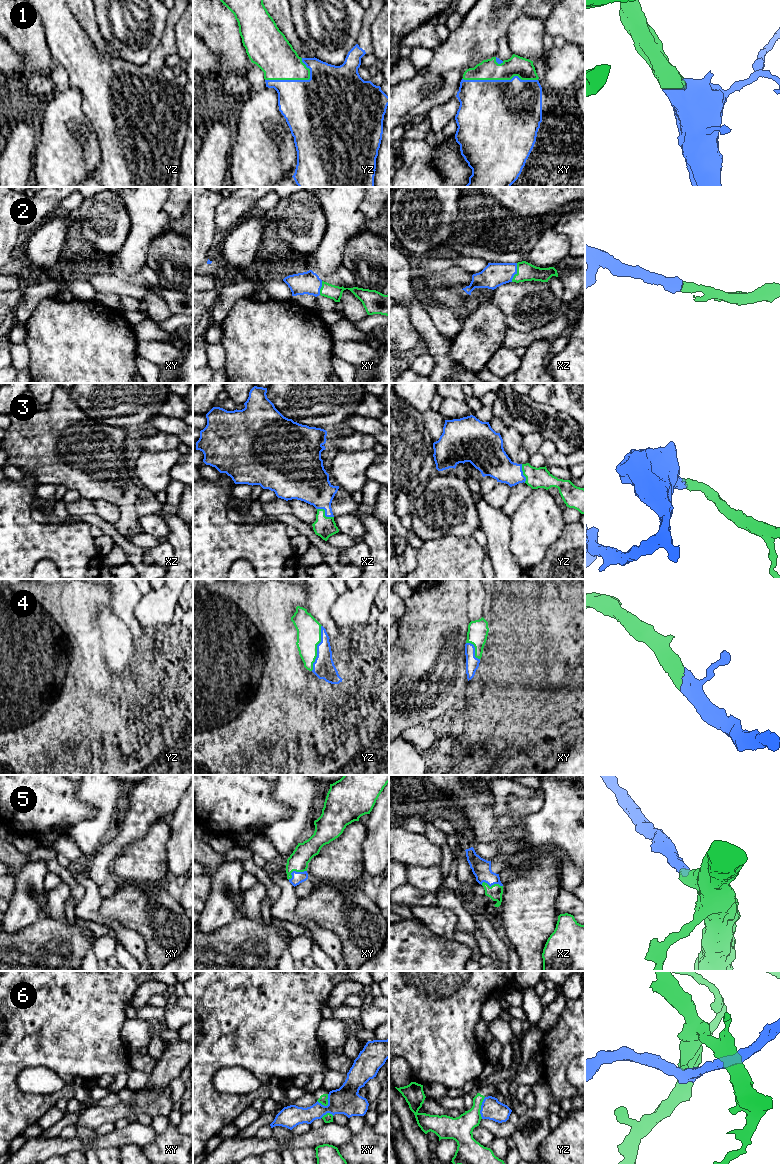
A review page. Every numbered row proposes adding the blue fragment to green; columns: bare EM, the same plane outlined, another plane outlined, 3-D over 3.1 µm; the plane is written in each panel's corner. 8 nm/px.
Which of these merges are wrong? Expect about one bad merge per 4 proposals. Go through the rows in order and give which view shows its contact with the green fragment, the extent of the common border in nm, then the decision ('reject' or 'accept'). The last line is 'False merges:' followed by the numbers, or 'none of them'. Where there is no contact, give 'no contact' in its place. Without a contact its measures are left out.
1: meets green in xy; contact 600 nm long; accept
2: meets green in xz; contact 160 nm long; accept
3: meets green in xz; contact 150 nm long; accept
4: meets green in yz; contact 380 nm long; accept
5: meets green in xy; contact 170 nm long; accept
6: meets green in yz; contact 180 nm long; reject
False merges: 6

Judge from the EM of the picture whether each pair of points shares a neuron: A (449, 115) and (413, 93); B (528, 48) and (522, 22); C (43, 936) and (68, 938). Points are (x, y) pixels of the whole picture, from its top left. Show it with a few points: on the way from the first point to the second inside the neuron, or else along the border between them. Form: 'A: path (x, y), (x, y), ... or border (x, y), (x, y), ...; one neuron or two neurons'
A: border (455, 95), (446, 102), (435, 106), (427, 114); two neurons
B: path (527, 42), (524, 28); one neuron
C: path (49, 938), (62, 938); one neuron

